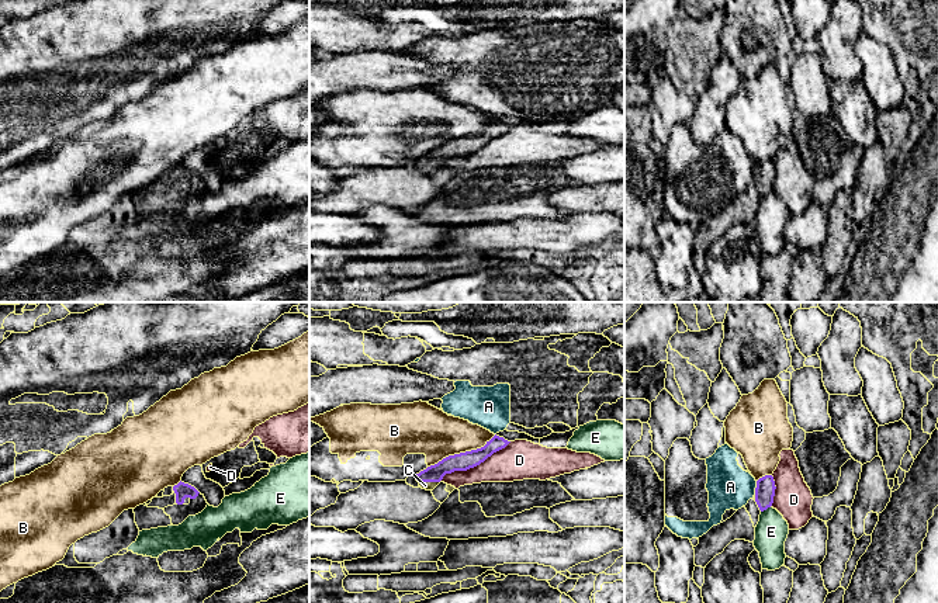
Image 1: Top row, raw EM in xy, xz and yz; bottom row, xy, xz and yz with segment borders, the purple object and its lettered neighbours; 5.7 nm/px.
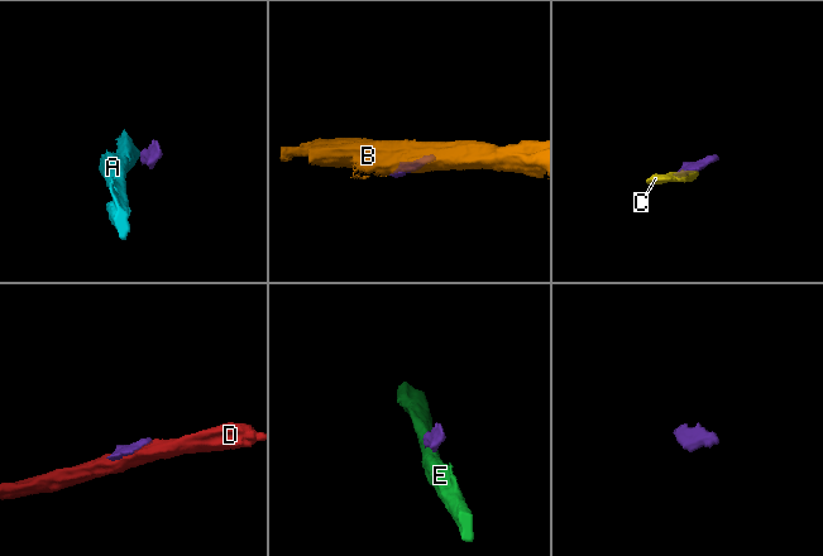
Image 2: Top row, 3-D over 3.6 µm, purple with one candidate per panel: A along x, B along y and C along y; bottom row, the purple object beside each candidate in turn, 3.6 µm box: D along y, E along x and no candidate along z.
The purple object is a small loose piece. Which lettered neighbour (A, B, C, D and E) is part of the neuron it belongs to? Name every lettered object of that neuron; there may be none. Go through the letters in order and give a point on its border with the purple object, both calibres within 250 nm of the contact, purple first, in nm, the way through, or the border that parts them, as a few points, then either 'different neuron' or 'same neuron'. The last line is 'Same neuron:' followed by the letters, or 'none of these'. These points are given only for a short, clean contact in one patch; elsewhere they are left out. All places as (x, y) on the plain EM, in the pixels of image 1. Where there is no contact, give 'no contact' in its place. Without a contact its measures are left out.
A: meets purple in yz at (755, 173); 110 nm thick on the purple side, 240 nm on the other; border along yz (757, 166), (754, 179); different neuron
B: meets purple in xz at (461, 138); 110 nm thick on the purple side, 280 nm on the other; different neuron
C: meets purple in xz at (429, 166); 110 nm thick on the purple side, 50 nm on the other; runs through xz (463, 146), (445, 151), (429, 166), (425, 170); same neuron
D: meets purple in xz at (474, 151); 110 nm thick on the purple side, 220 nm on the other; different neuron
E: meets purple in yz at (765, 194); 110 nm thick on the purple side, 190 nm on the other; border along yz (771, 190), (761, 197); different neuron
Same neuron: C

